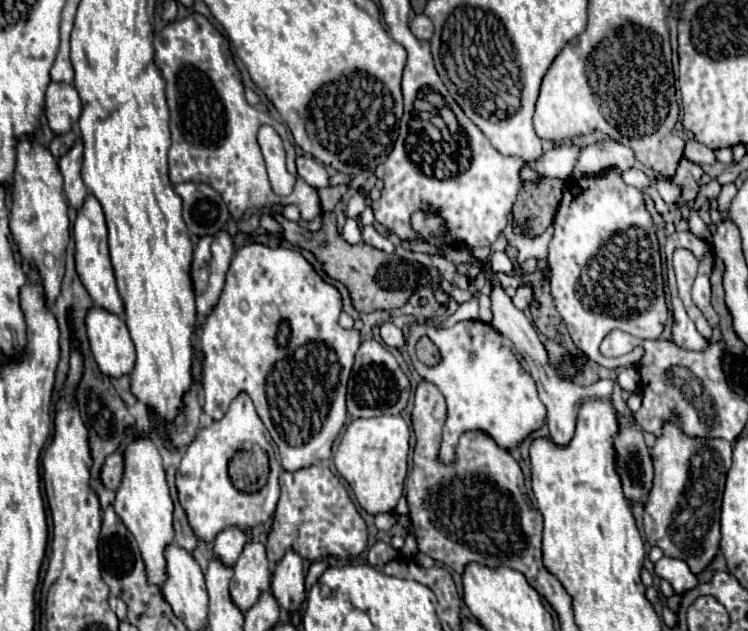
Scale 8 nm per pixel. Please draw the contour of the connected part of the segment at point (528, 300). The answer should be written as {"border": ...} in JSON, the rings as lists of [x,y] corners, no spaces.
{"border":[[[527,281],[519,283],[517,293],[515,293],[515,297],[513,297],[513,303],[515,303],[515,307],[519,307],[519,309],[529,309],[531,305],[535,305],[533,289],[531,289],[531,285],[529,285]]]}

